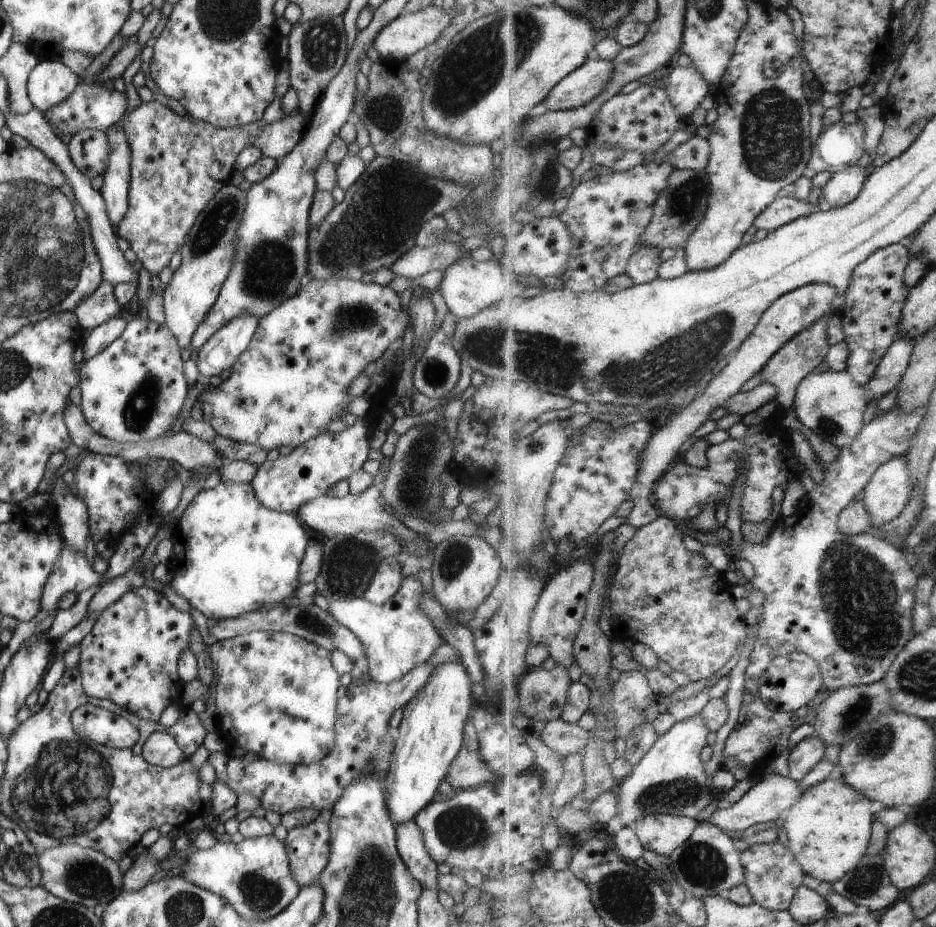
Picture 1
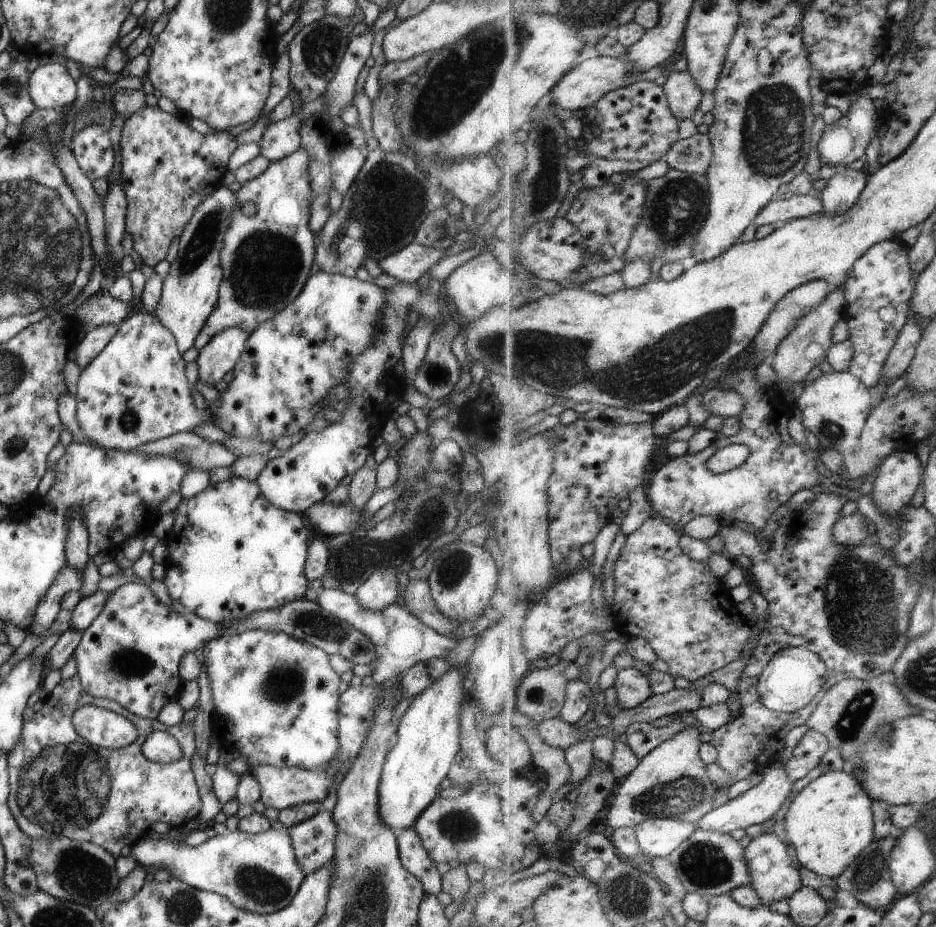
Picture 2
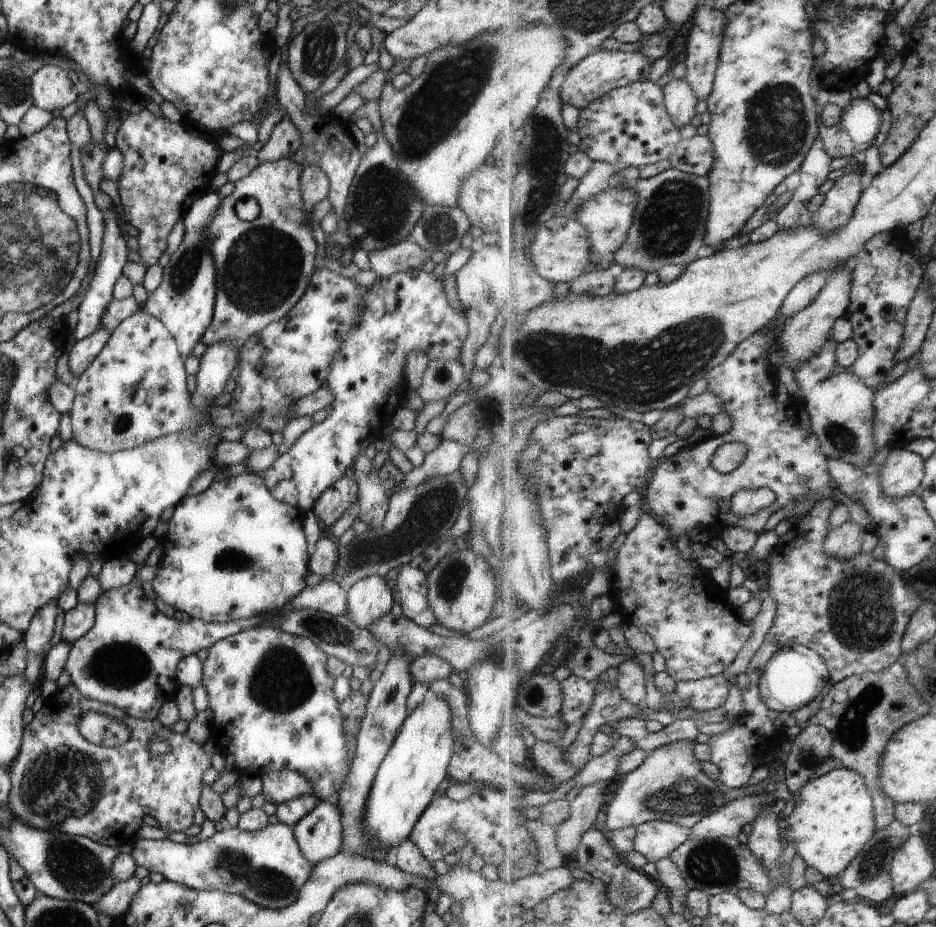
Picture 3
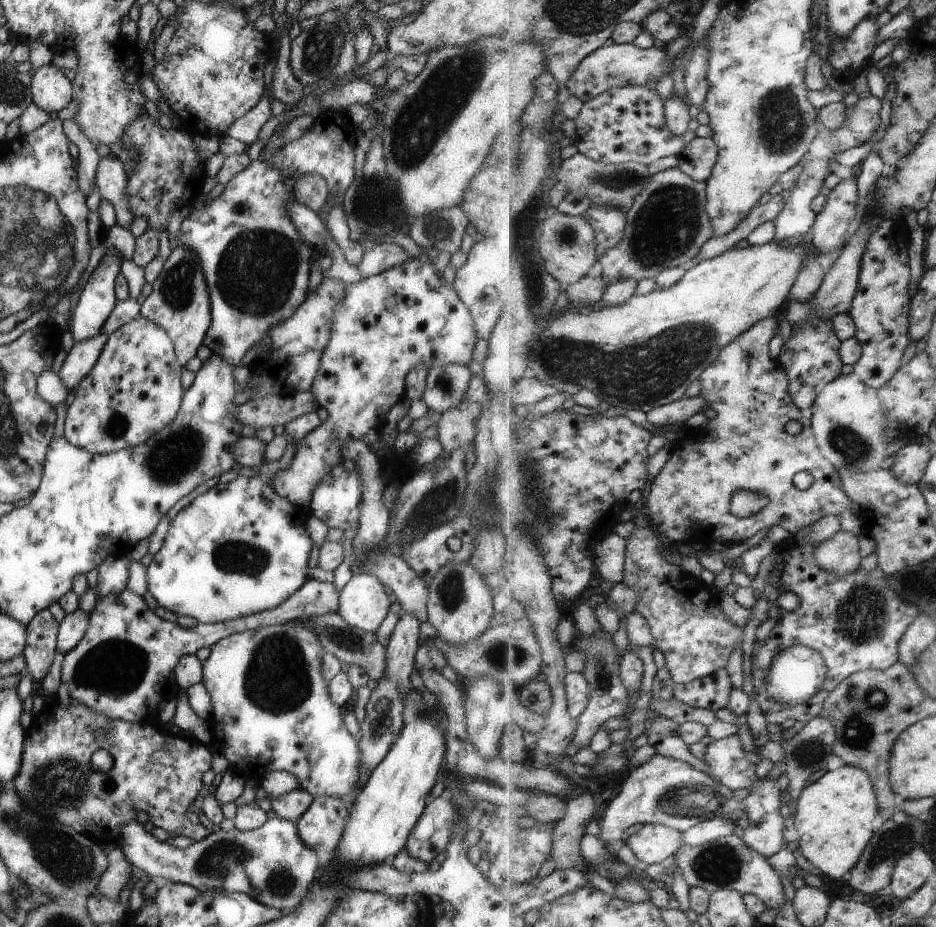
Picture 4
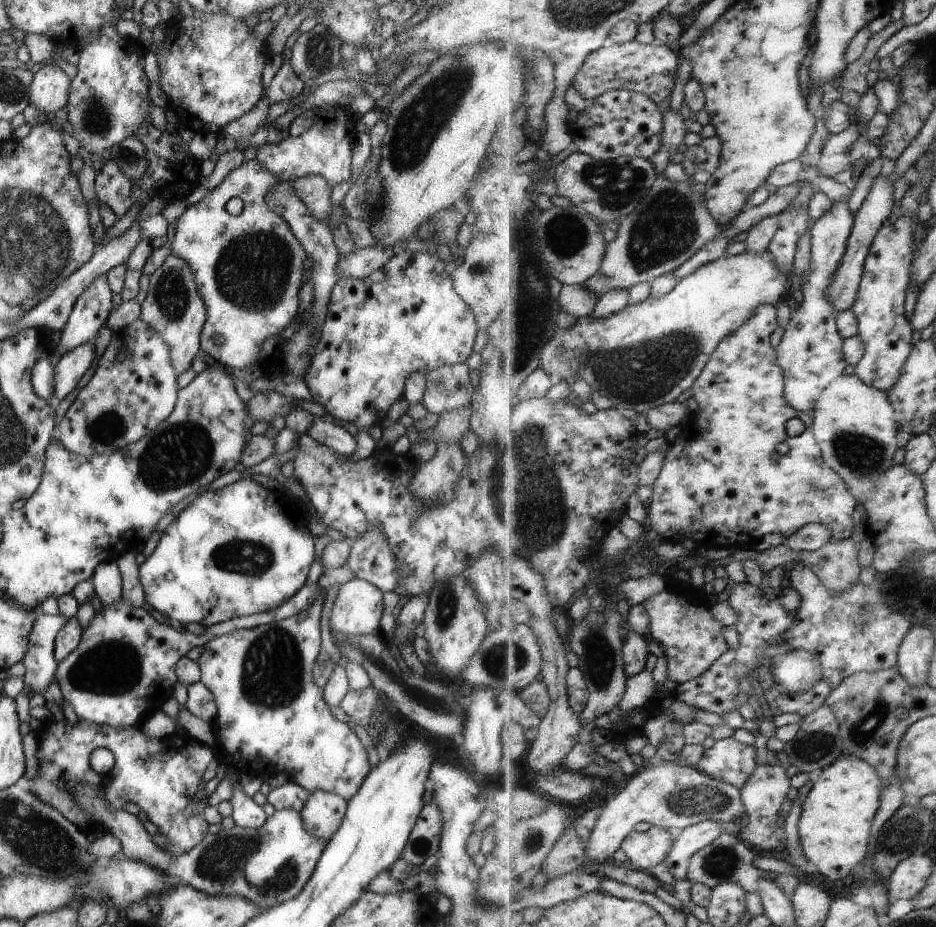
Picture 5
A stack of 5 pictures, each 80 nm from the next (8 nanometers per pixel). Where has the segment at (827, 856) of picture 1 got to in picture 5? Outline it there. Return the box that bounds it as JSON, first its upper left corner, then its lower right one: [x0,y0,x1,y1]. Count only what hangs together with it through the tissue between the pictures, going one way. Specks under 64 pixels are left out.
[798,756,882,880]

